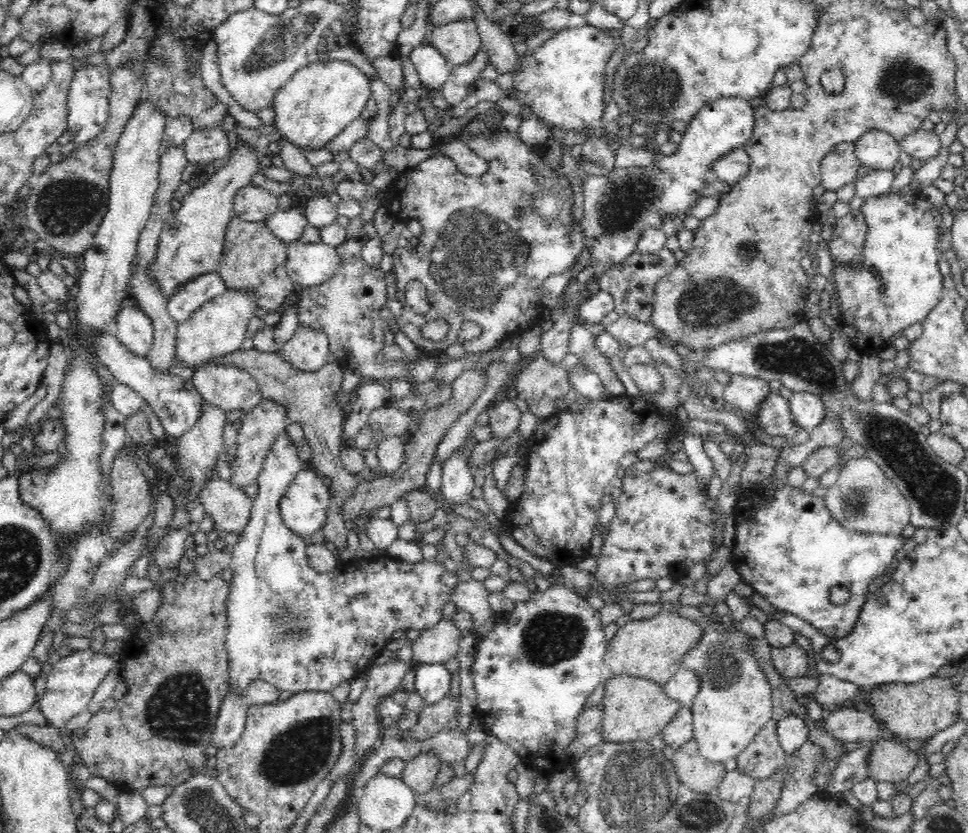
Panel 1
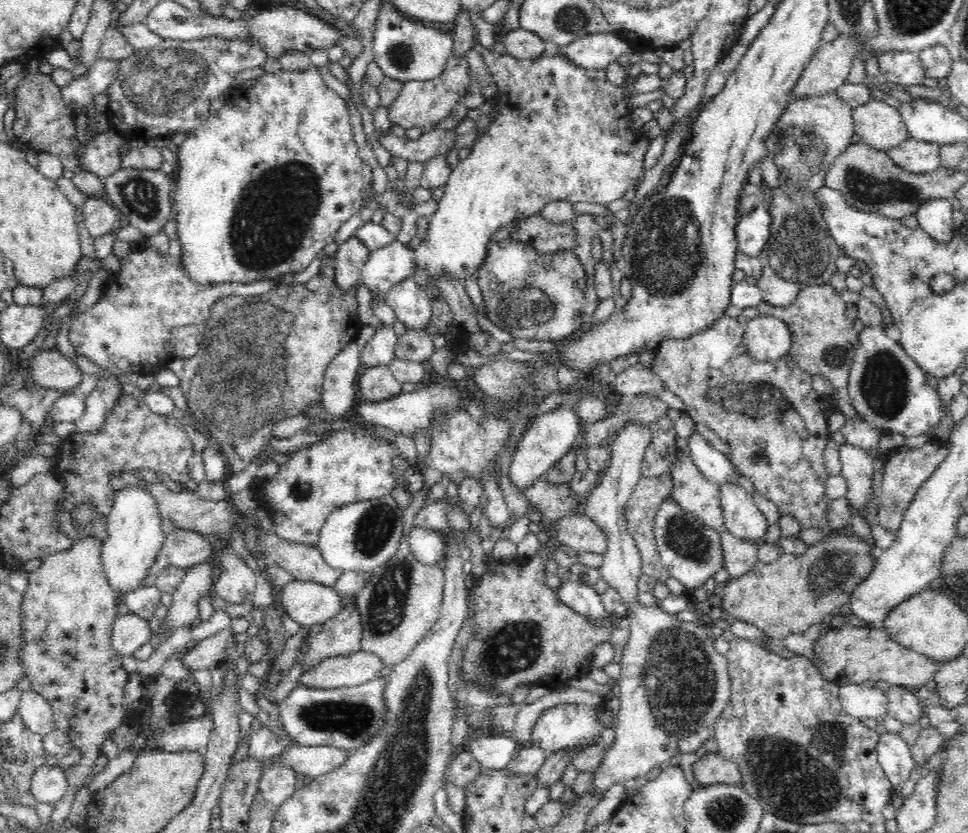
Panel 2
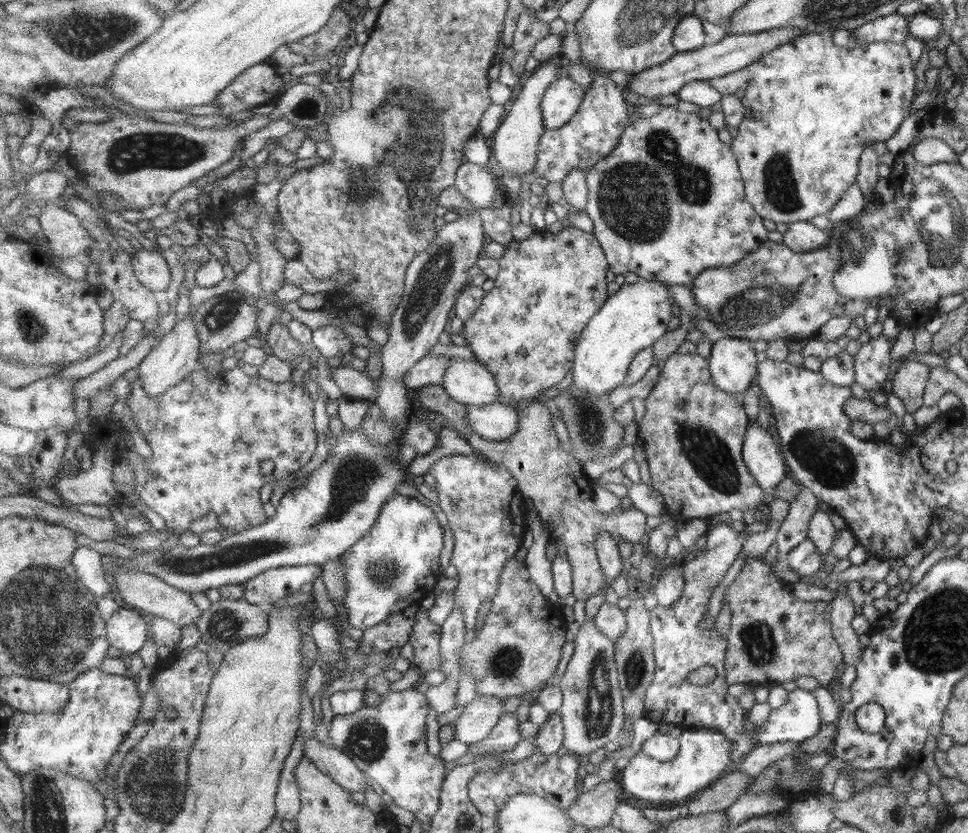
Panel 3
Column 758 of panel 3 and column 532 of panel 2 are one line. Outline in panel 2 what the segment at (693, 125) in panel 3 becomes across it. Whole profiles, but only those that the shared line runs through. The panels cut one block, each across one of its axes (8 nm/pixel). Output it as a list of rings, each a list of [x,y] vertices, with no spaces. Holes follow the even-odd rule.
[[[540,214],[518,218],[519,227],[511,238],[533,246],[542,253],[558,253],[558,250],[570,250],[574,246],[576,229],[572,223],[554,225],[546,223]]]

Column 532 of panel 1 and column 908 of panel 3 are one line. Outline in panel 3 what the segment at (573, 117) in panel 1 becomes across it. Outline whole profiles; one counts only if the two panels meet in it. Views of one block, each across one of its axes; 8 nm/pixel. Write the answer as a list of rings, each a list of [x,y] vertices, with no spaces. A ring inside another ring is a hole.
[[[821,31],[796,36],[786,43],[781,43],[747,66],[729,72],[720,77],[710,78],[707,81],[720,95],[731,94],[737,88],[745,90],[740,99],[744,113],[741,122],[736,126],[735,137],[730,140],[731,153],[737,160],[737,167],[745,188],[745,200],[752,206],[757,216],[772,220],[774,223],[789,224],[797,221],[809,221],[813,216],[823,215],[841,198],[849,186],[854,183],[858,171],[858,159],[863,149],[874,142],[884,142],[897,130],[903,119],[908,116],[911,100],[916,96],[915,76],[909,51],[903,44],[894,42],[868,42],[853,45],[853,48],[835,46],[831,42],[832,31]]]

